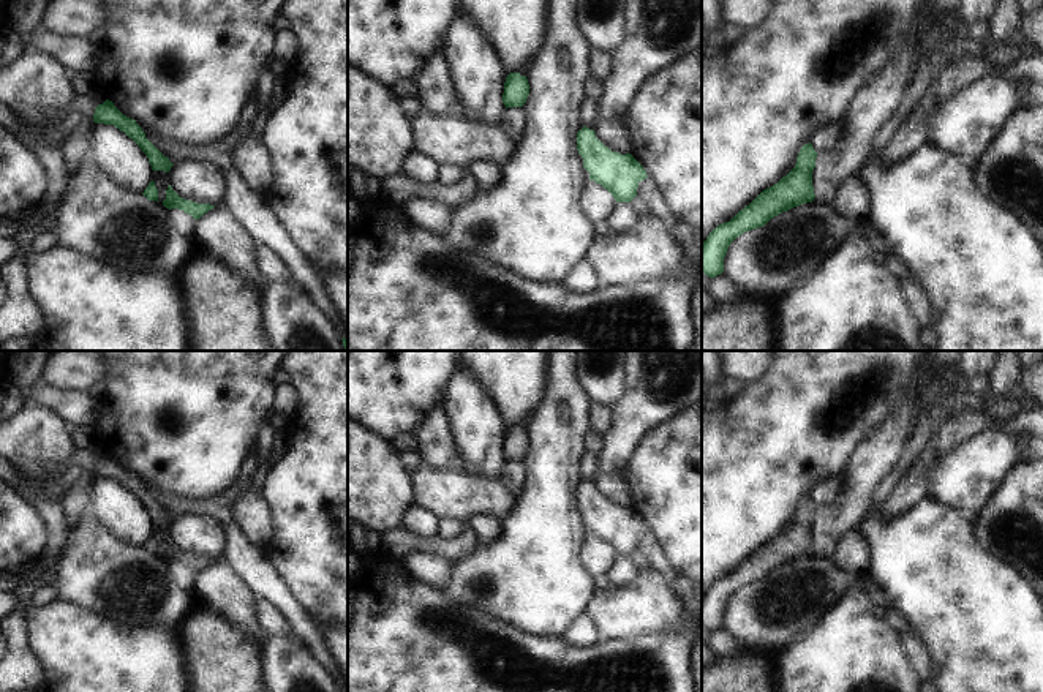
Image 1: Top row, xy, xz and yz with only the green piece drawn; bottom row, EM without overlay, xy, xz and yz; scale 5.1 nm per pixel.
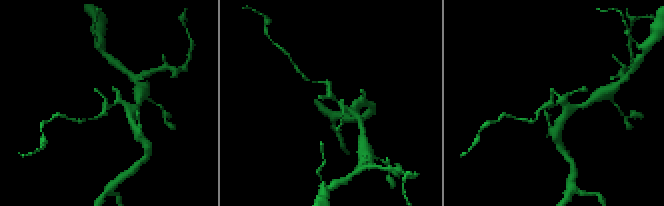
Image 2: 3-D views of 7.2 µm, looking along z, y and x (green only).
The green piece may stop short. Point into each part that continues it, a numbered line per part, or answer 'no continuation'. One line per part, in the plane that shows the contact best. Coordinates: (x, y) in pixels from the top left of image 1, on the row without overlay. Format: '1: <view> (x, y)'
no continuation

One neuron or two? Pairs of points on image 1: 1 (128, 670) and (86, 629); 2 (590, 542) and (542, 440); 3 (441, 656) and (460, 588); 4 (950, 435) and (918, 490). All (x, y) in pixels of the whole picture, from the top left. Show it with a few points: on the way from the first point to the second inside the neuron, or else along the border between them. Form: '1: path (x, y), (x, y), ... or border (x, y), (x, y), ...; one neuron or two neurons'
1: path (117, 661), (97, 640); one neuron
2: border (582, 536), (583, 541); two neurons
3: border (441, 590), (452, 601), (484, 610), (490, 616); two neurons
4: path (936, 449), (922, 463), (918, 476); one neuron

